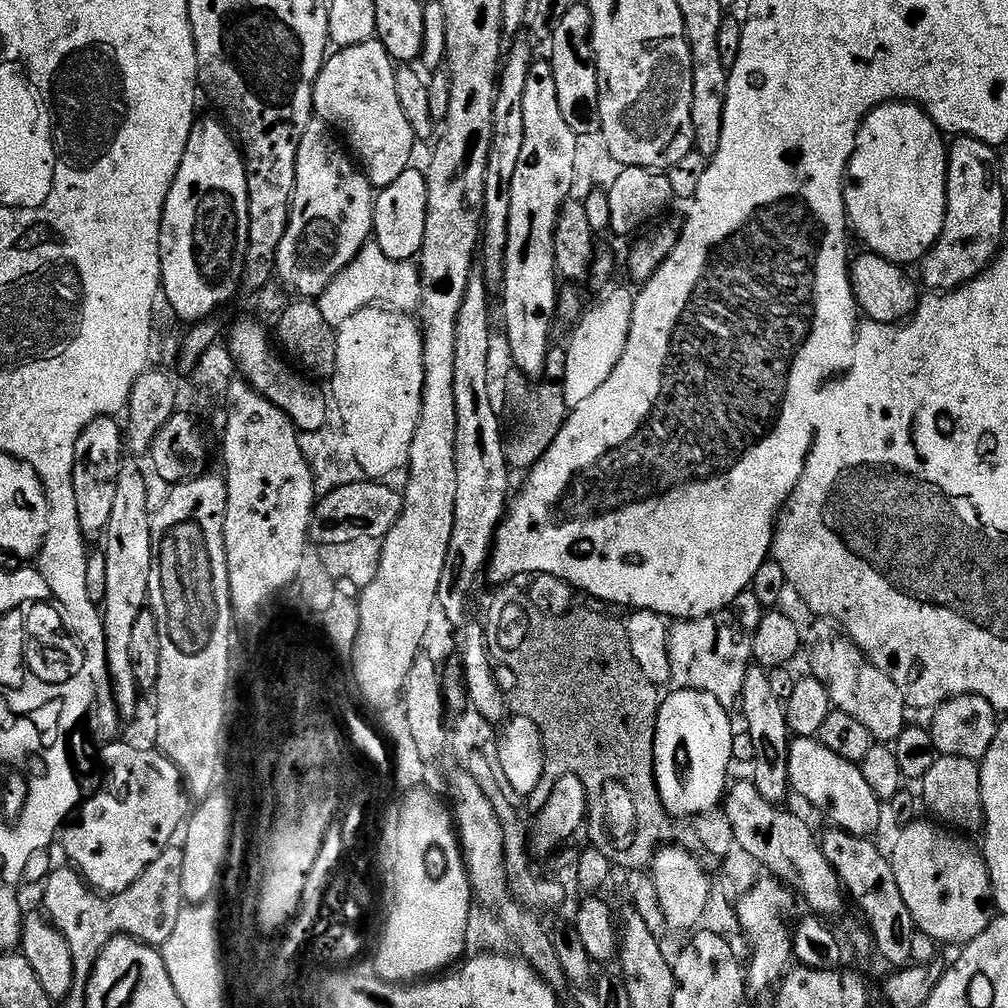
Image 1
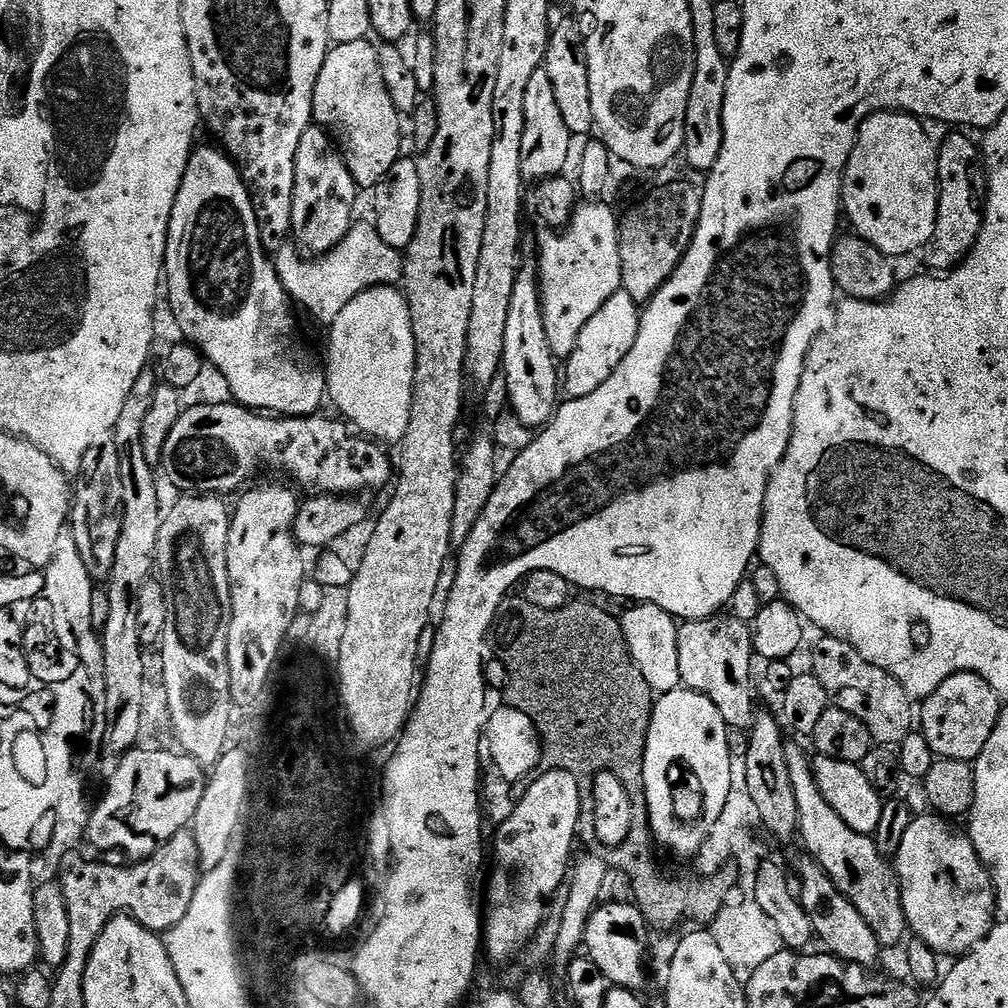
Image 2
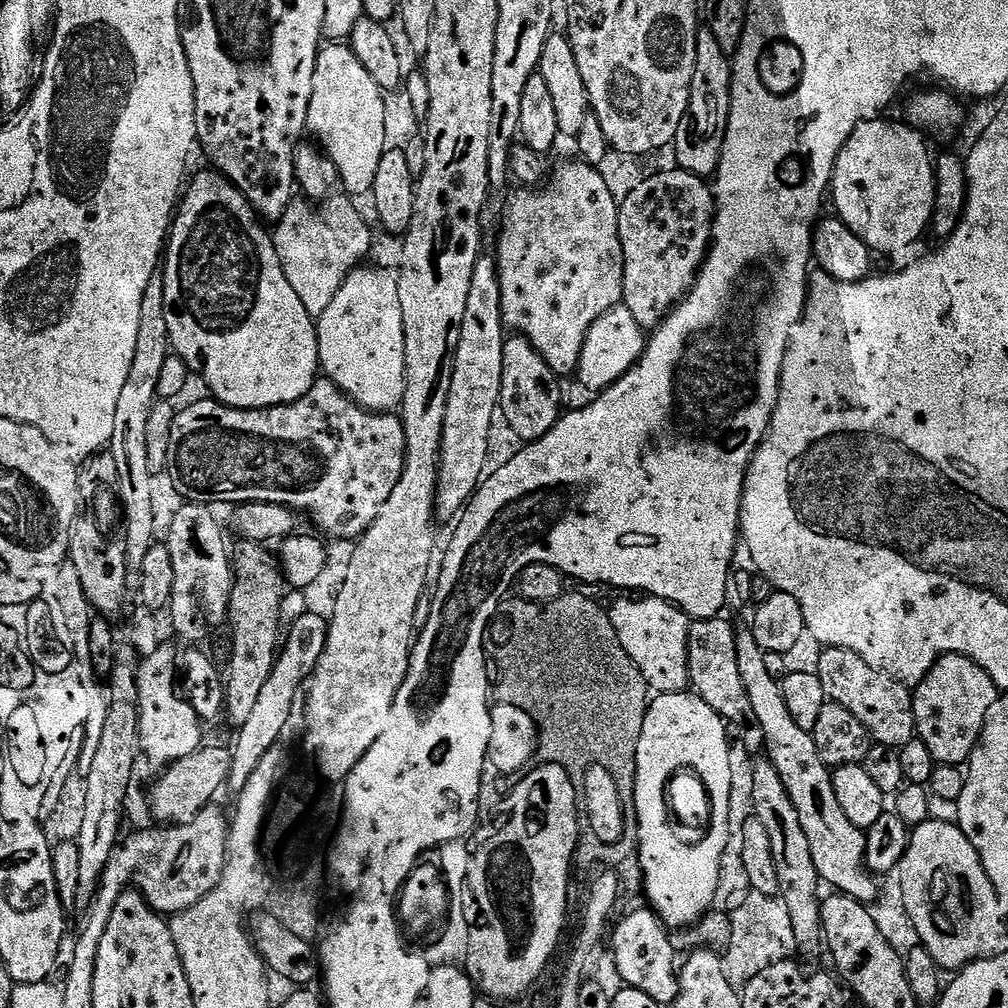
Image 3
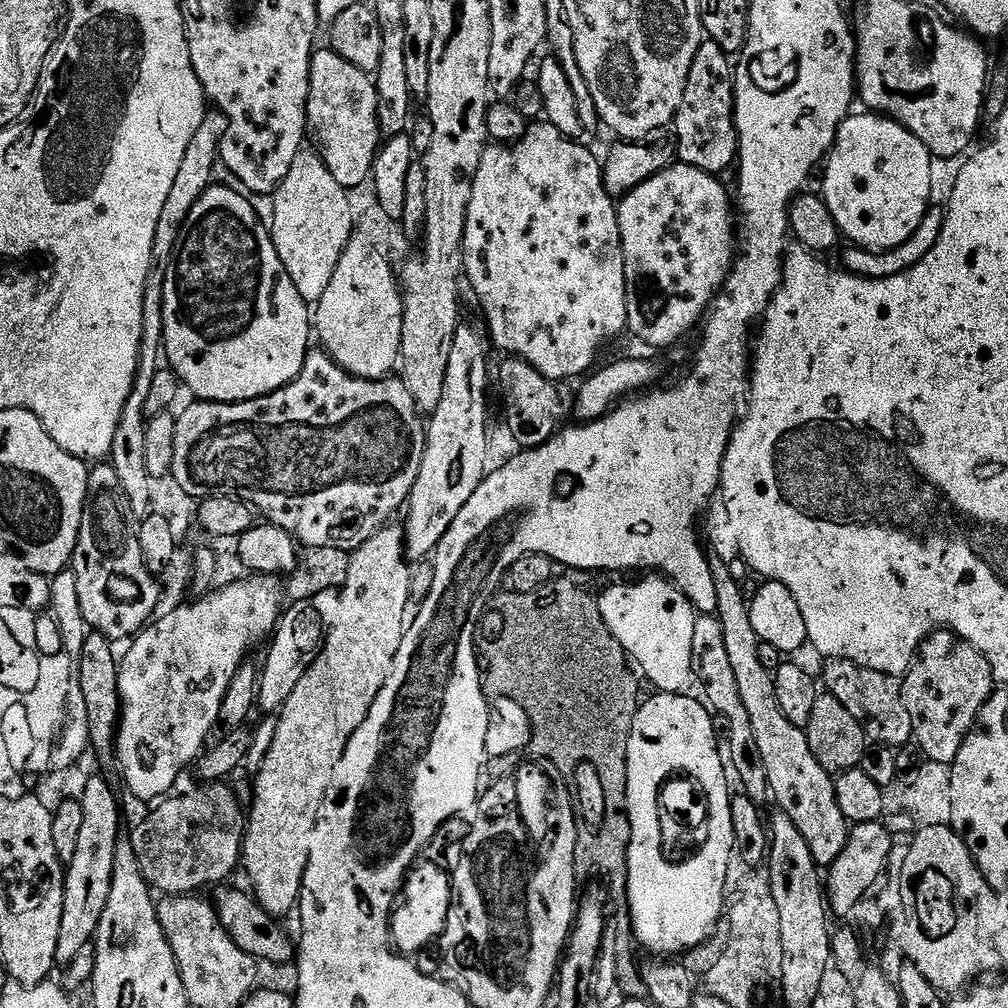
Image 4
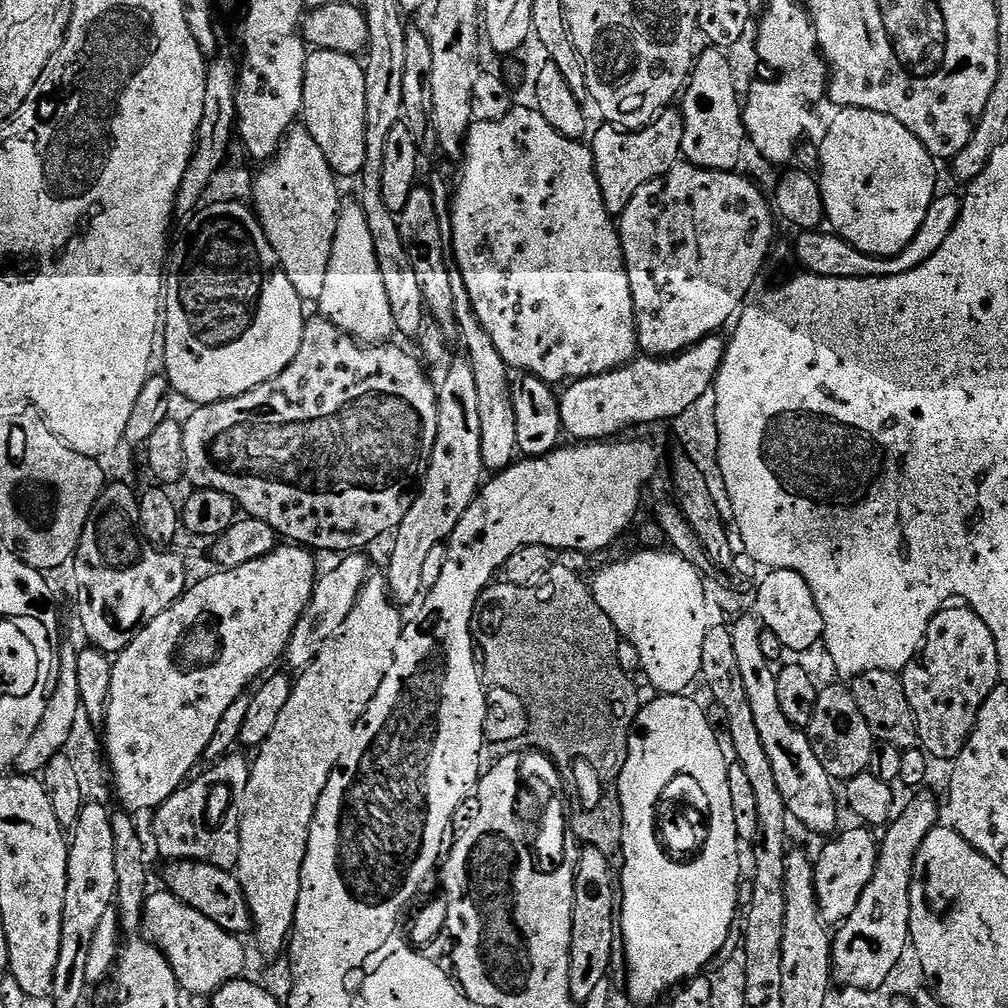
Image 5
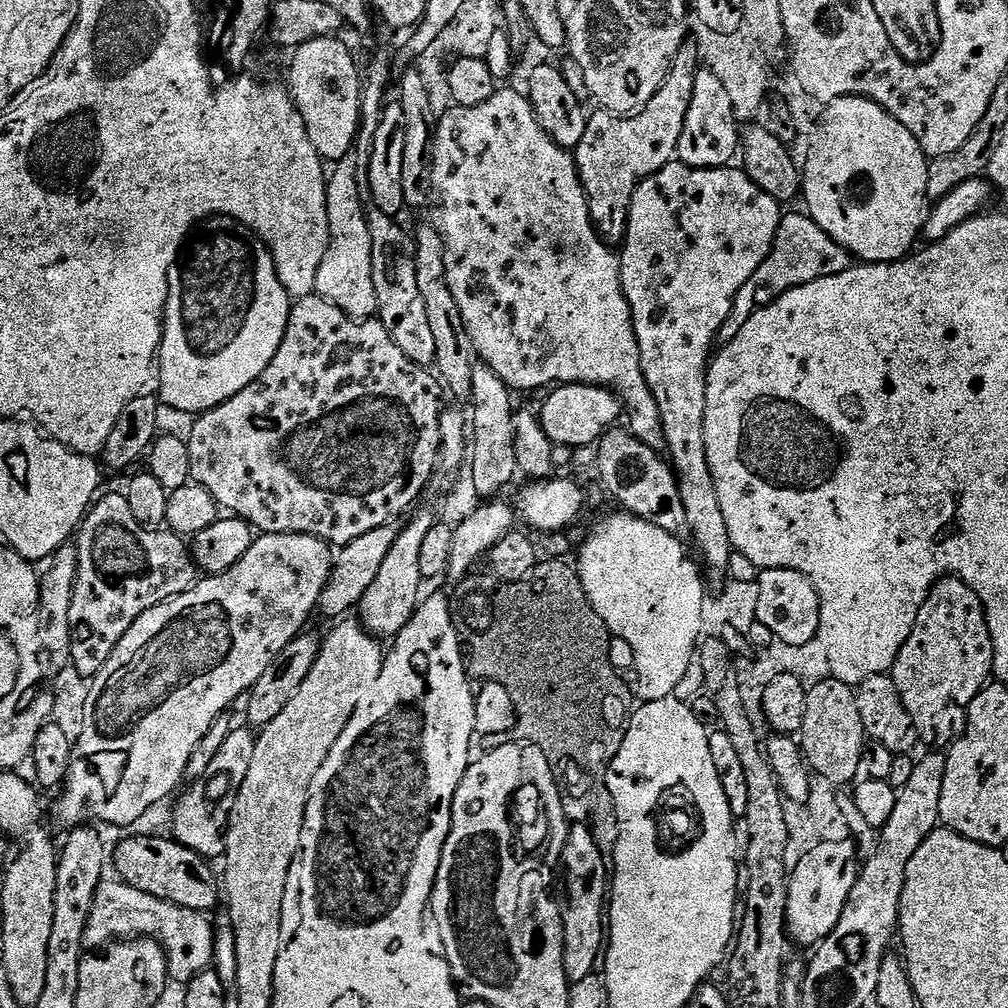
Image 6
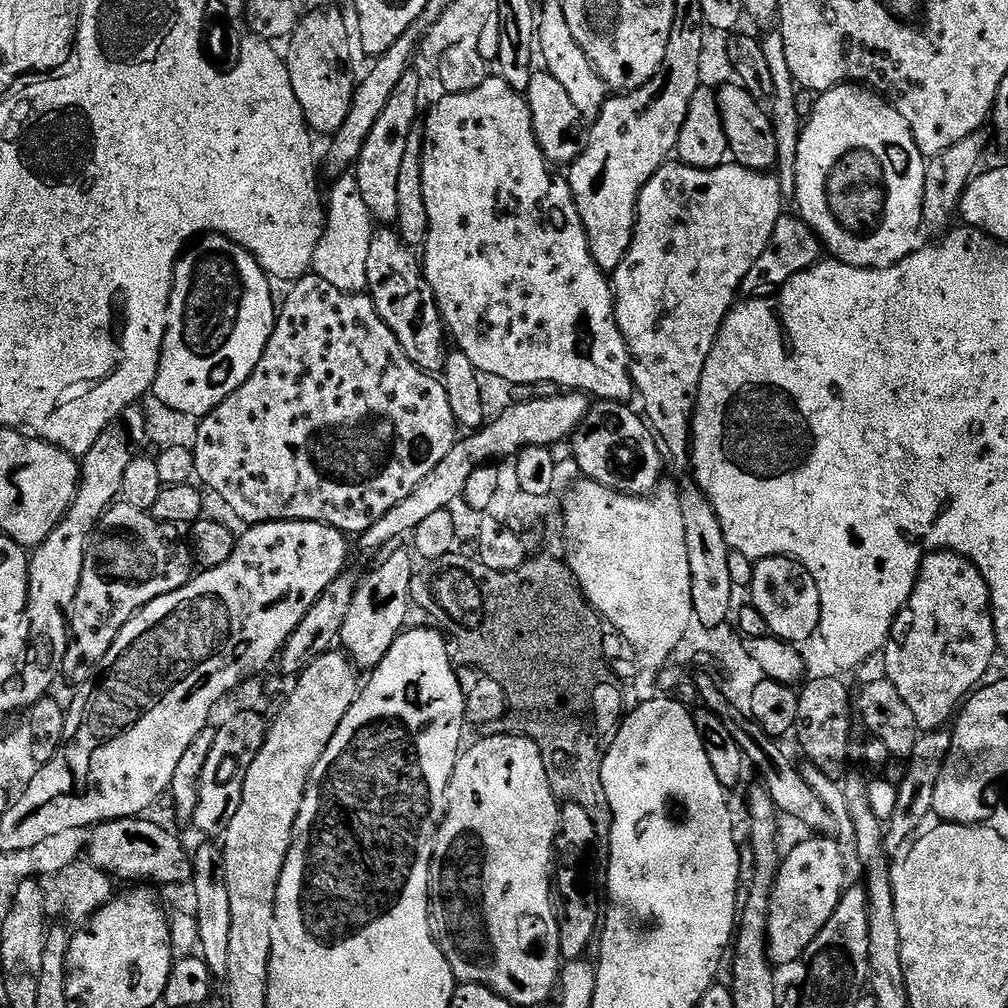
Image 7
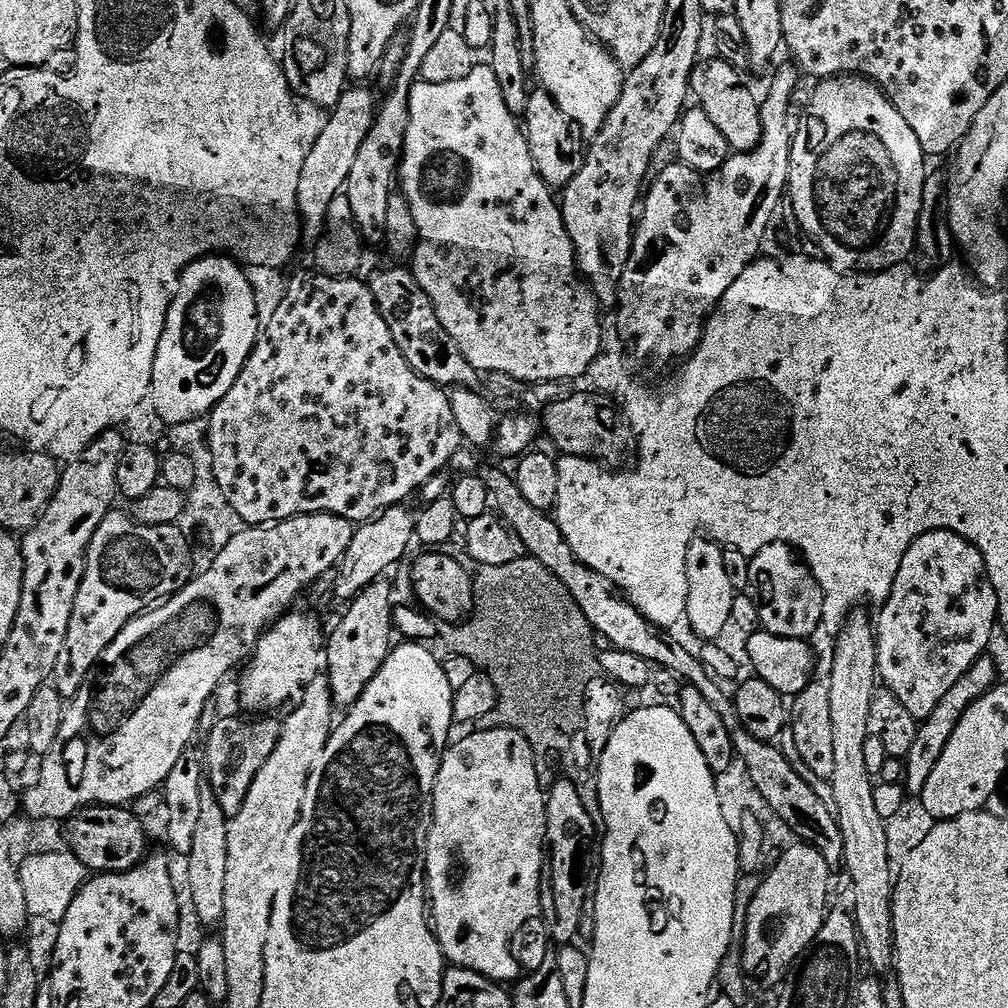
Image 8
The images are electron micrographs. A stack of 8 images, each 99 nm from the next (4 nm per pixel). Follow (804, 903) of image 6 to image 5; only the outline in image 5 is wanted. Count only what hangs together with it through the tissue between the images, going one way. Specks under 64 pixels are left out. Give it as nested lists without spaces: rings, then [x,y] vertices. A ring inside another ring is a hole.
[[[857,827],[848,828],[844,833],[841,831],[839,835],[832,838],[837,840],[829,839],[827,841],[829,844],[821,850],[820,857],[815,857],[814,860],[812,881],[816,884],[816,907],[821,917],[832,926],[839,925],[851,912],[876,869],[877,837],[872,837],[867,827]]]

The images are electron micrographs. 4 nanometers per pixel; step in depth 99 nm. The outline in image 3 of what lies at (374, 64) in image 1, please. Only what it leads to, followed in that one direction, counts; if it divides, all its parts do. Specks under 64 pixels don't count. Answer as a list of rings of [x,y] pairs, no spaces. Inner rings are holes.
[[[328,42],[317,52],[307,131],[316,135],[315,143],[334,162],[339,187],[349,197],[367,197],[371,193],[378,162],[382,162],[389,147],[388,108],[384,100],[386,96],[378,82],[370,78],[370,70],[362,66],[347,43]]]

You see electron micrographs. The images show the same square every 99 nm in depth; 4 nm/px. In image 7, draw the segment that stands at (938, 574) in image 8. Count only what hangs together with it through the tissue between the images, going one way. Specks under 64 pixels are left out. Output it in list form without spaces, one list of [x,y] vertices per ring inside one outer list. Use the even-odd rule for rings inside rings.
[[[947,550],[930,552],[920,563],[920,573],[908,599],[907,616],[908,625],[905,628],[900,618],[892,624],[892,635],[882,653],[883,675],[894,686],[894,690],[902,694],[902,702],[910,706],[914,722],[918,722],[921,733],[935,732],[953,719],[962,701],[981,683],[986,668],[998,655],[988,584],[965,556]]]

